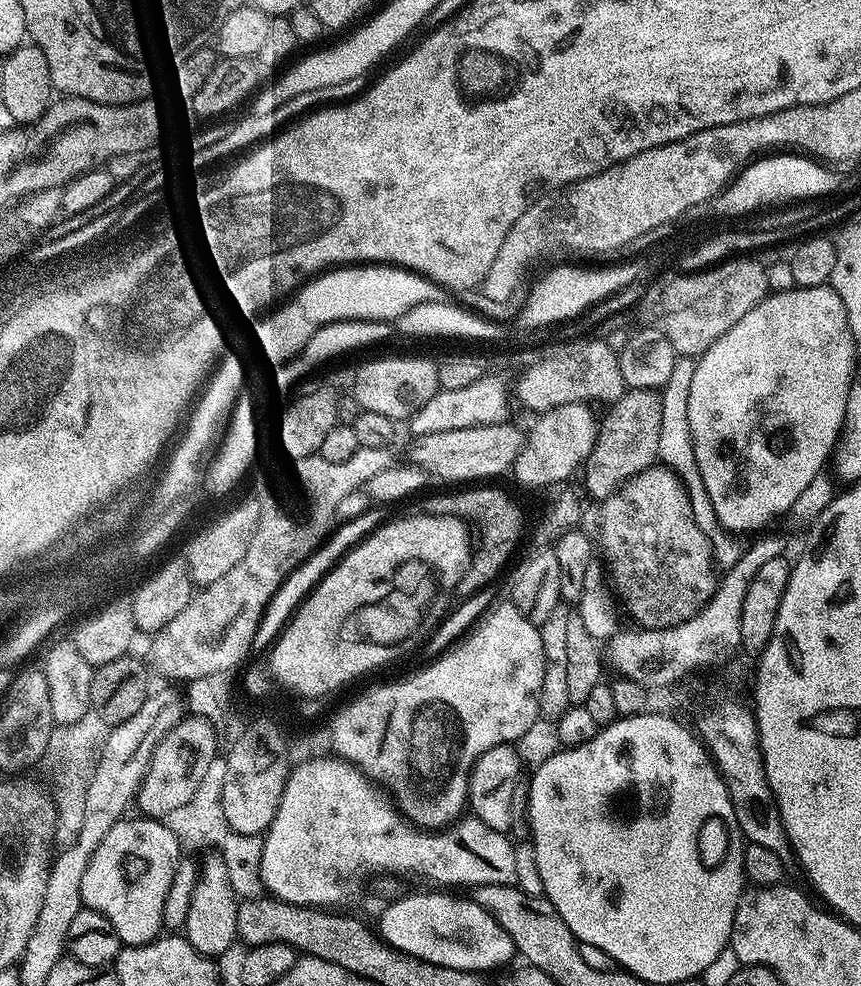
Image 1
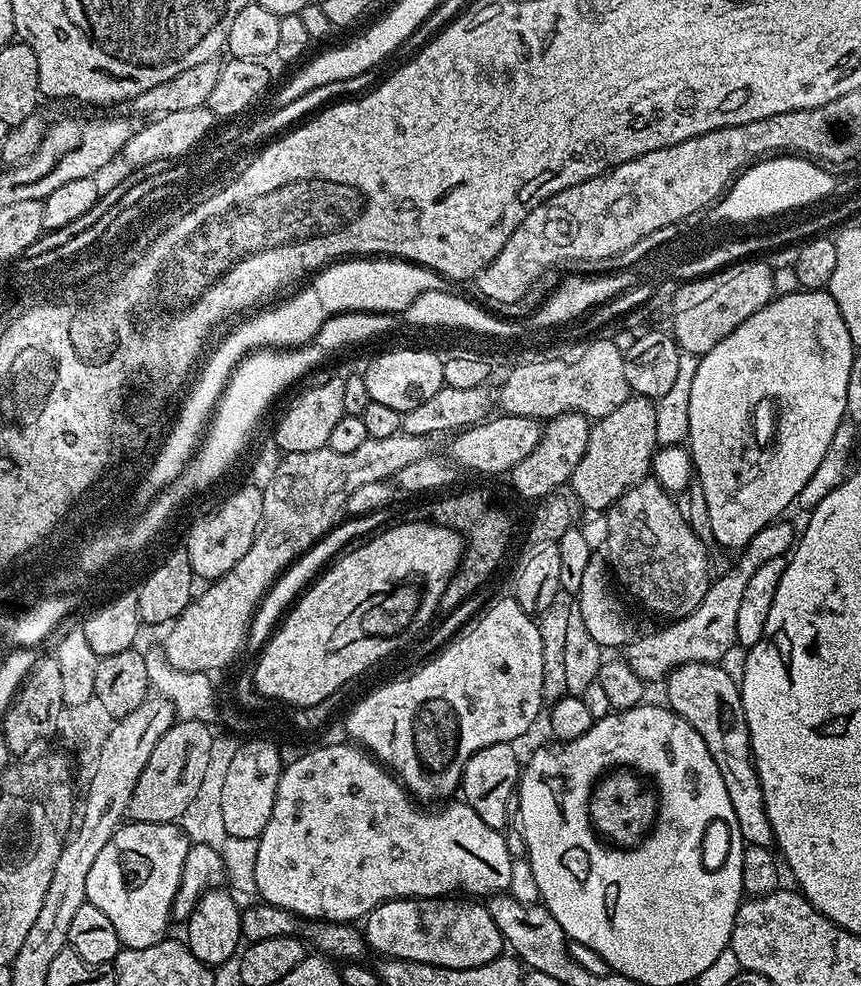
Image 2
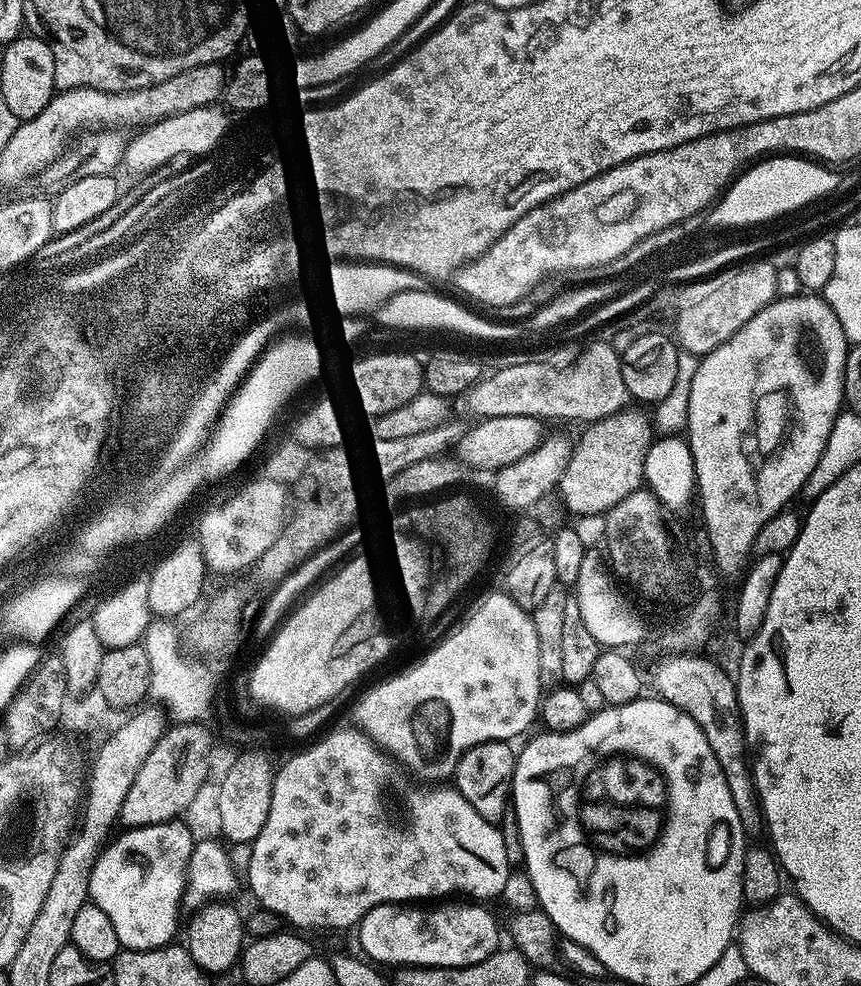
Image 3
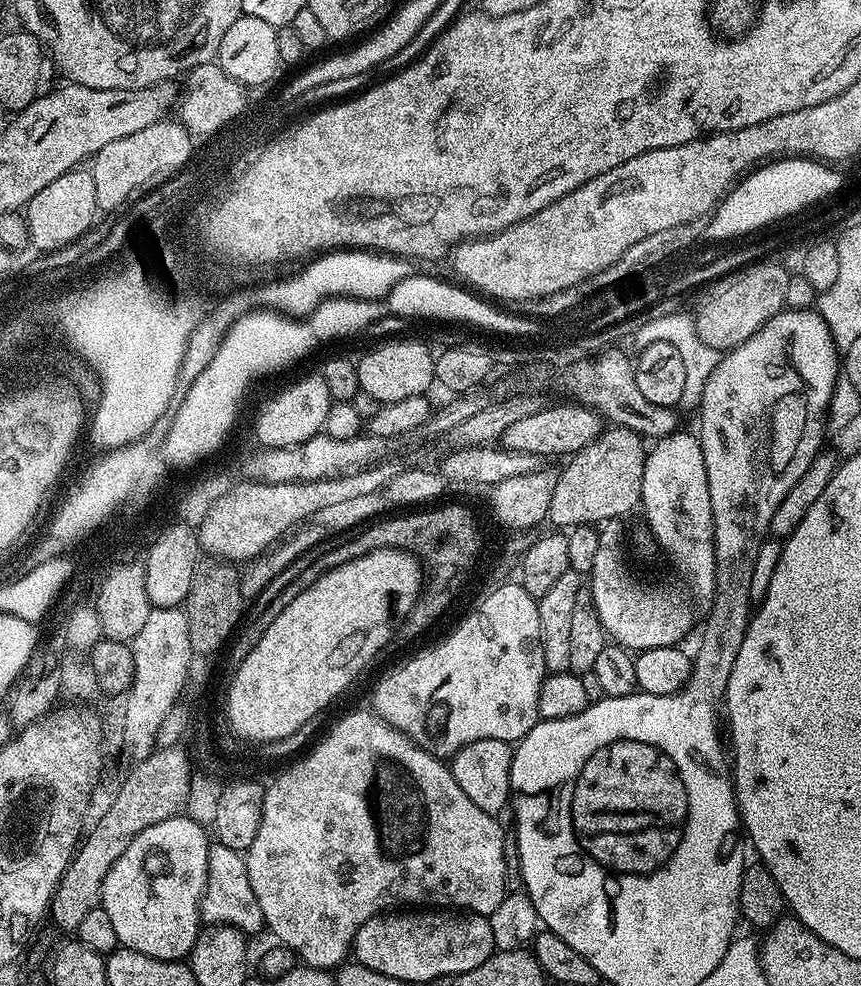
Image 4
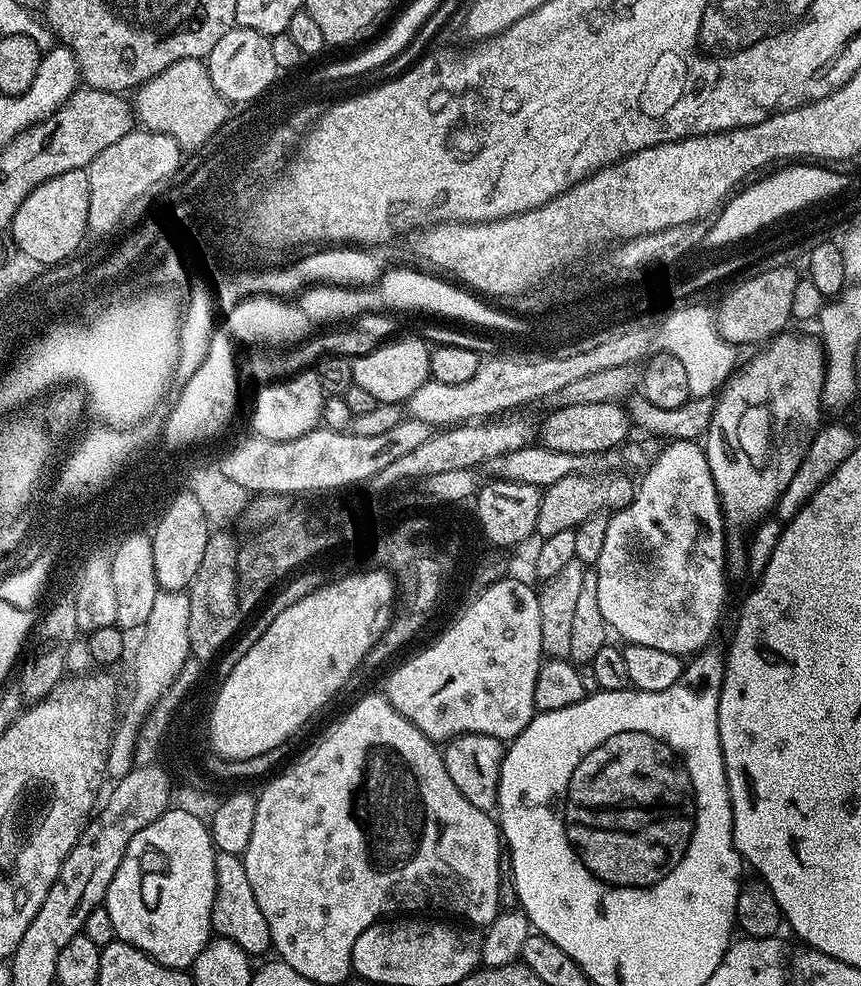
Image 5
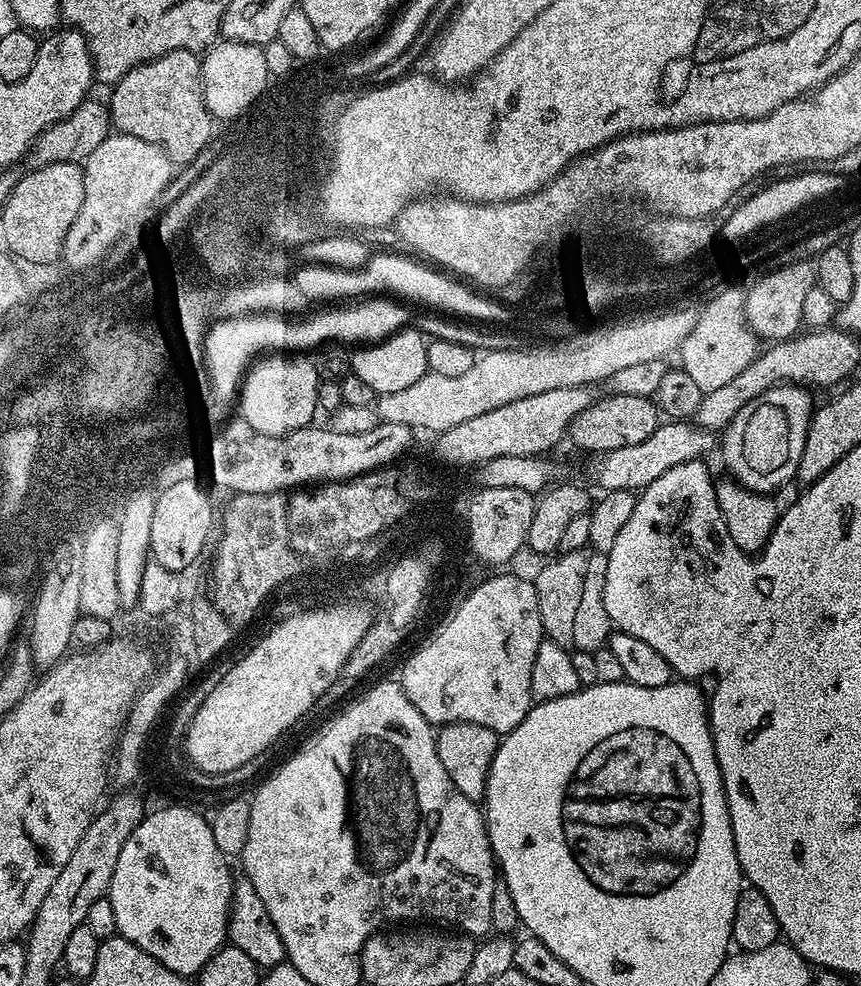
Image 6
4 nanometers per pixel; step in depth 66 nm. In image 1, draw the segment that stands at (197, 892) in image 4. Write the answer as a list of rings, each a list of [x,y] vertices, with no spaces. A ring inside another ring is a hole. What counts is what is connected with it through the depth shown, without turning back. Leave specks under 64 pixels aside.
[[[121,818],[102,838],[98,850],[90,858],[86,866],[86,875],[82,877],[83,907],[93,908],[102,914],[114,926],[121,945],[135,946],[150,944],[162,932],[162,906],[166,902],[166,890],[170,890],[170,882],[174,882],[174,870],[180,865],[182,851],[174,834],[164,822],[156,818],[139,818],[128,820]]]

